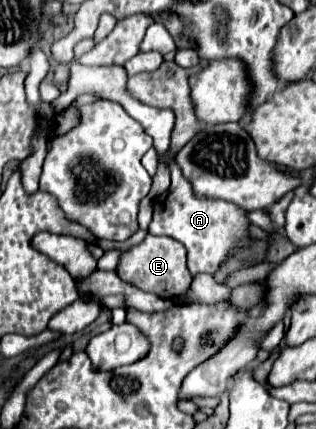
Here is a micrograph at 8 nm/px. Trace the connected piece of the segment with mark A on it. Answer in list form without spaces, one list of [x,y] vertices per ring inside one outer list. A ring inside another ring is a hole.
[[[171,162],[171,186],[163,198],[163,204],[155,204],[149,234],[165,234],[179,240],[187,248],[187,266],[193,276],[199,272],[213,274],[219,268],[219,264],[227,258],[233,246],[245,244],[247,226],[249,220],[245,216],[245,210],[237,208],[235,204],[223,200],[195,198],[191,184],[183,178],[175,162]]]

